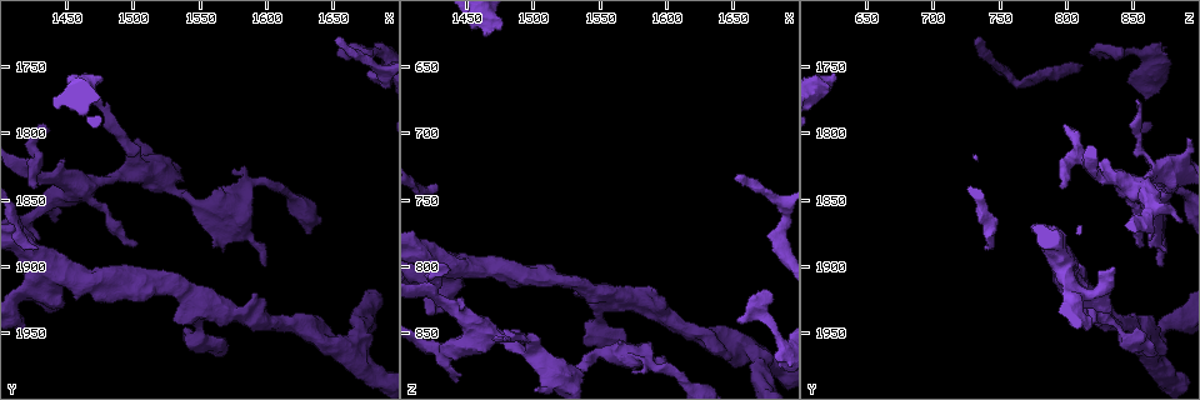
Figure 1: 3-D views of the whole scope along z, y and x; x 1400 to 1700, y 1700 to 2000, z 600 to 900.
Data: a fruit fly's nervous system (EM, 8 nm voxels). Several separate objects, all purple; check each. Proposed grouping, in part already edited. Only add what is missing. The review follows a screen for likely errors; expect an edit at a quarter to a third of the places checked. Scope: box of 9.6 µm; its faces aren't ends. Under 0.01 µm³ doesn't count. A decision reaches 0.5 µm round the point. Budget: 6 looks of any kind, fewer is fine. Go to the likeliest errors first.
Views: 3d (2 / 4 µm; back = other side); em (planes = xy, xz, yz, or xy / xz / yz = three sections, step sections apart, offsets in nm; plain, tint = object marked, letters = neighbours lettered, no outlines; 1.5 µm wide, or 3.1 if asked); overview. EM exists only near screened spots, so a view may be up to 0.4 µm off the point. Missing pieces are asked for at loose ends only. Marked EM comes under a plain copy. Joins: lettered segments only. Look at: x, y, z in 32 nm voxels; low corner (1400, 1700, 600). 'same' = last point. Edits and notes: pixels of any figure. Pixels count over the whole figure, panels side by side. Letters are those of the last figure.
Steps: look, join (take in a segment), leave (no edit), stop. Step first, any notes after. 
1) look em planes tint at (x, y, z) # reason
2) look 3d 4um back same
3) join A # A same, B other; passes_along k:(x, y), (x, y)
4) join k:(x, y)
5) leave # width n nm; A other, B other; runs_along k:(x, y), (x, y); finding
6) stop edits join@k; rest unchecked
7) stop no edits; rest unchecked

look em yz step 8 tint at (1476, 1760, 622) # free end

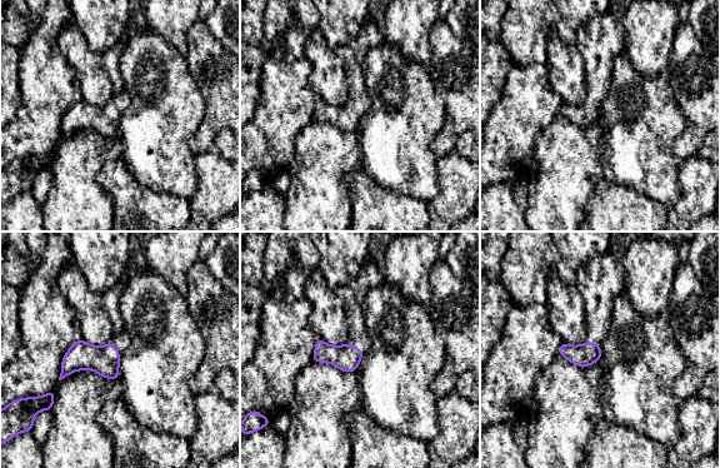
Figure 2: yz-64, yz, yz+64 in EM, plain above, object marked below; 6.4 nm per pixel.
look em planes tint same

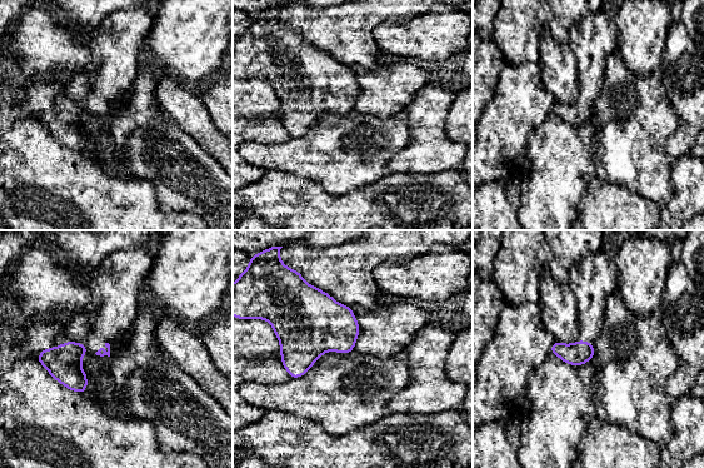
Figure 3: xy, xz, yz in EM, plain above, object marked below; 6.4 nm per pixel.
look em planes letters same # what lies round it

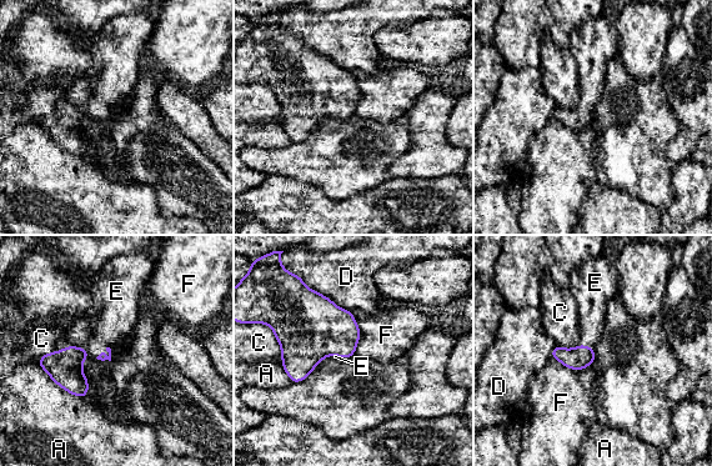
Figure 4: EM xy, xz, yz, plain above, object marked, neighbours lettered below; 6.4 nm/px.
join E # A other, C other, D other, E same, F other; it goes on there

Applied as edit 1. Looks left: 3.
look em planes letters at (1426, 1842, 794)

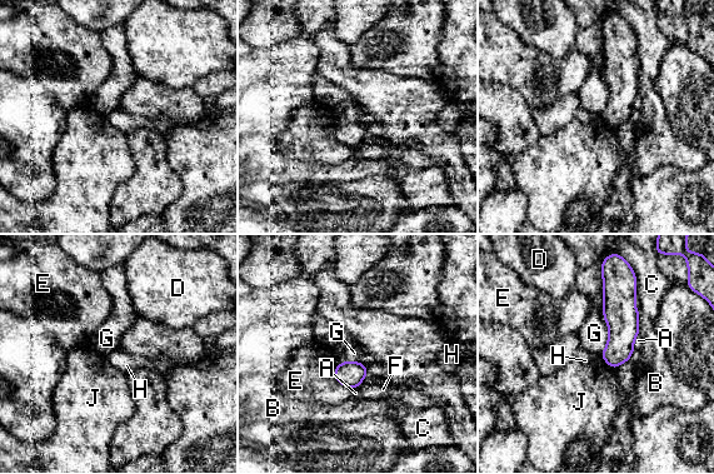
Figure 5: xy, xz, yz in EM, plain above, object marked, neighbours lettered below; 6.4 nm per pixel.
leave # A other, B other, C other, D other, E other, F other, G other, H other, J other; border 5:(599, 355), (614, 369); none of them fits

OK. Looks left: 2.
stop edits join@4; rest unchecked

